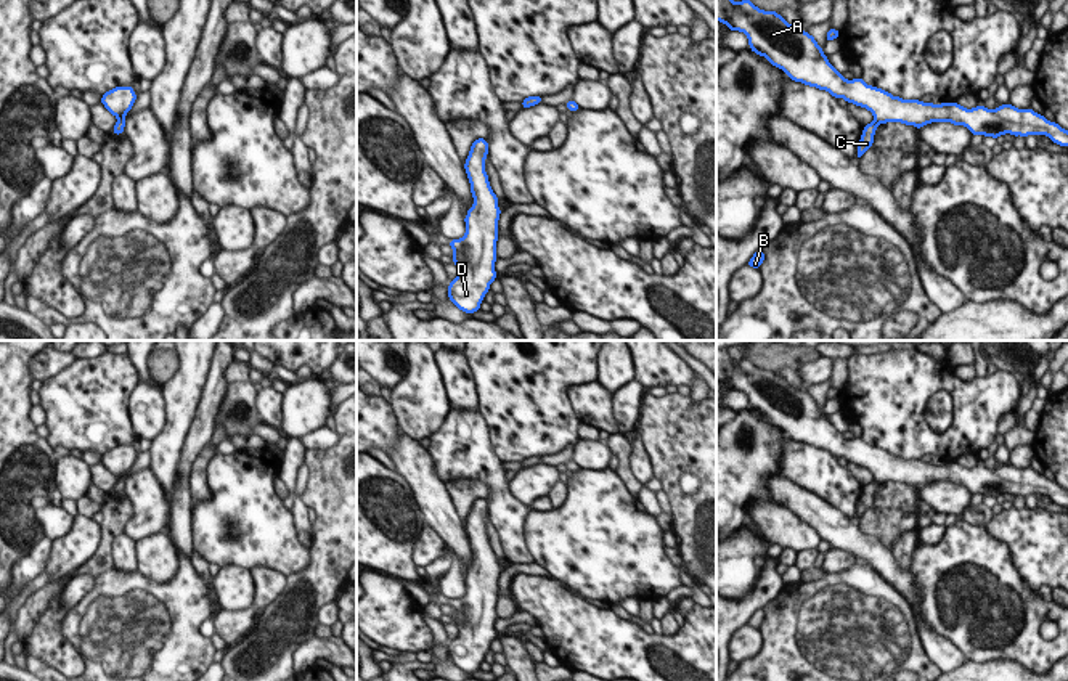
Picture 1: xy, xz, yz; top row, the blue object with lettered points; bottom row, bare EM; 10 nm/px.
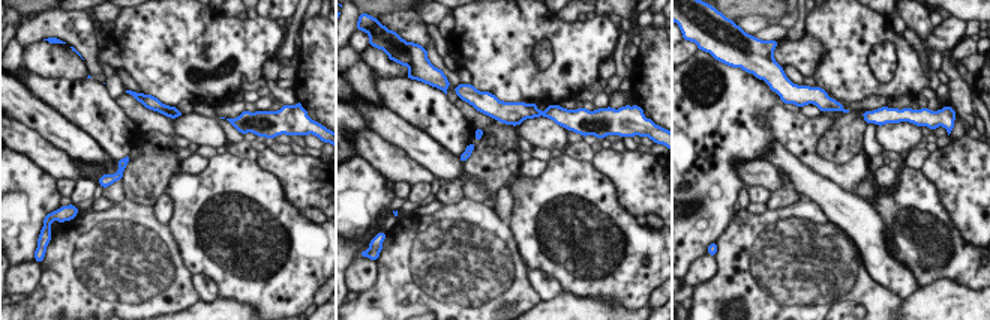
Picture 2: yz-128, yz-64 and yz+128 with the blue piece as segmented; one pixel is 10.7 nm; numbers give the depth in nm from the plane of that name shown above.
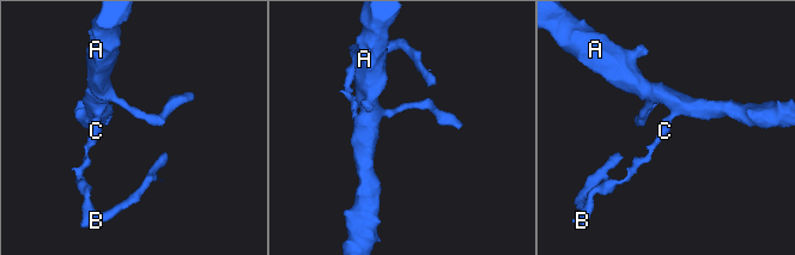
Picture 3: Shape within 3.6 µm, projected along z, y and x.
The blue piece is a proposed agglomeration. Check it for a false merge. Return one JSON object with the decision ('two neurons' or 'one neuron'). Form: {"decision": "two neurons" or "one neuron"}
{"decision": "one neuron"}

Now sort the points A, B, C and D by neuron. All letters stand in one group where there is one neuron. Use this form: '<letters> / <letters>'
A B C D

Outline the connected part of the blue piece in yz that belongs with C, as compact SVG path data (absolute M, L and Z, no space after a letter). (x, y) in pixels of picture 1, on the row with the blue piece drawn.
M716 0L716 21L726 24L729 31L744 32L750 50L782 69L789 79L870 111L874 120L862 130L856 159L872 146L877 127L887 122L901 122L915 128L931 122L951 122L967 127L973 135L993 138L1005 133L1013 137L1041 133L1058 146L1068 146L1068 130L1034 112L1033 108L1018 109L1013 104L1002 104L996 109L986 106L967 109L957 101L941 104L906 101L867 85L862 77L848 80L829 63L813 35L789 24L777 11L760 10L752 0L739 3Z

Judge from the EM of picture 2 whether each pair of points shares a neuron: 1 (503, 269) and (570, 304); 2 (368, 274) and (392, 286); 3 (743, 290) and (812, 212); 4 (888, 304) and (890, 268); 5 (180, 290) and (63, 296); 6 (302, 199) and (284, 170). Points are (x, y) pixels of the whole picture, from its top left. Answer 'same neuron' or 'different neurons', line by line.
1: different neurons
2: different neurons
3: same neuron
4: different neurons
5: same neuron
6: same neuron

